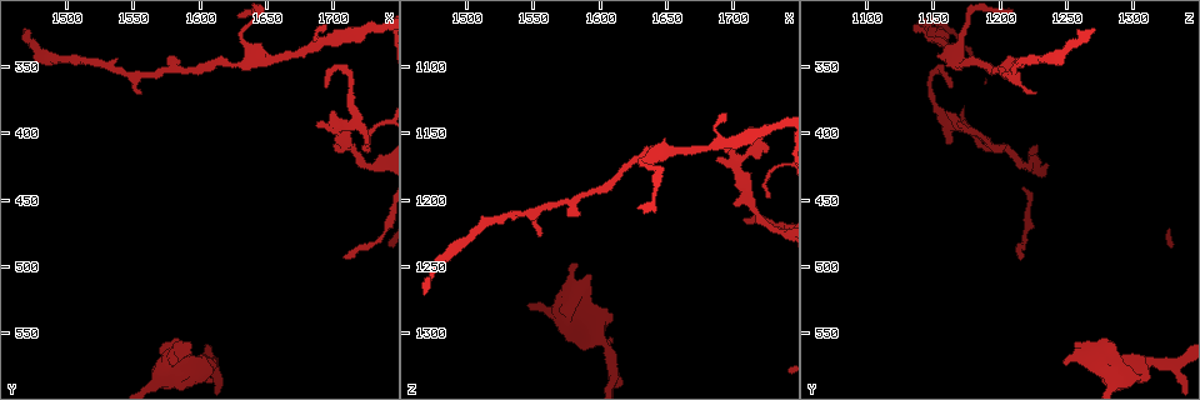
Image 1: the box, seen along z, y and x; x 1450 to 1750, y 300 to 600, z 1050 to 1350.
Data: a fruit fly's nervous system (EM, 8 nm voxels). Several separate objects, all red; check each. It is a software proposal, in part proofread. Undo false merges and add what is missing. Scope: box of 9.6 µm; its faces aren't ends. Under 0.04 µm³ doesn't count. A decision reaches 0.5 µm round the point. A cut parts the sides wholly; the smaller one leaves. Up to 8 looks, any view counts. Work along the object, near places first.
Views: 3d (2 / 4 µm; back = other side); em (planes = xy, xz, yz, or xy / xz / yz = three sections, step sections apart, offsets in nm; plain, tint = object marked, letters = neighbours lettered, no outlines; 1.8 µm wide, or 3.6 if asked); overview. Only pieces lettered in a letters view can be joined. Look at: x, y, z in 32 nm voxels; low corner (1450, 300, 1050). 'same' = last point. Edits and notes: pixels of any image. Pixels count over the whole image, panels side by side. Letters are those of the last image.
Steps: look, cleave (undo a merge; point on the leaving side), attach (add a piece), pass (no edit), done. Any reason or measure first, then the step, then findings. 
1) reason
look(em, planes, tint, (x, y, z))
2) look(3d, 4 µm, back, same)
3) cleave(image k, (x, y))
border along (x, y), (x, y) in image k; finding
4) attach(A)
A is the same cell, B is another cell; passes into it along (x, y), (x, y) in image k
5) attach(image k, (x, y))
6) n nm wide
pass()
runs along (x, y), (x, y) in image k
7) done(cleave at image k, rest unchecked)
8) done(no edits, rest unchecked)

thin end
look(em, xy, step 4, letters, (1552, 370, 1226))

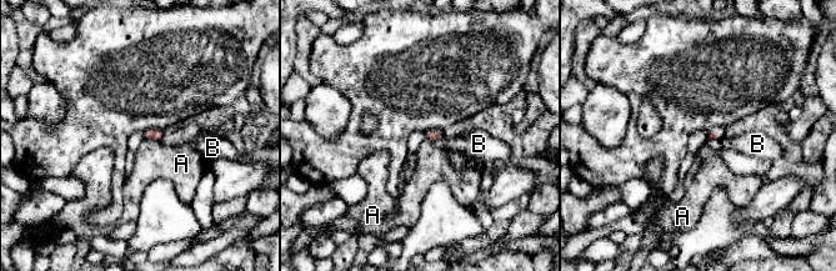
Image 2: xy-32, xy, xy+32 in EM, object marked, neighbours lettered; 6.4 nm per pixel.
cut it another way
look(em, planes, letters, same)

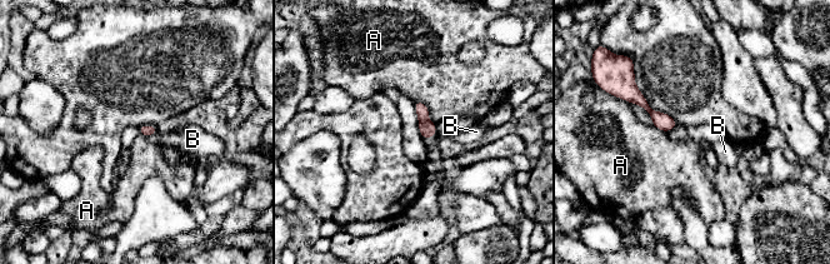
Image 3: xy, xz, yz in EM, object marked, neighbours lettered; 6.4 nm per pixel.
pass()
A and B are other cells; runs along (633, 89), (660, 120), (671, 124) in image 3; none of them fits

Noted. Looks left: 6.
long arm stops here
look(3d, 2 µm, back, (1470, 320, 1270))

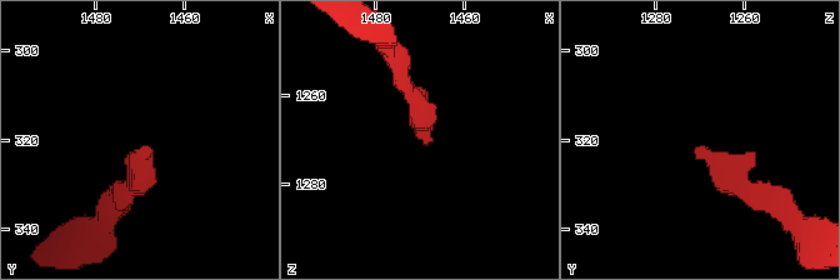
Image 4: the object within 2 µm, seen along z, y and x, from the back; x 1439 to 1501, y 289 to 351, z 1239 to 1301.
now the EM
look(em, planes, letters, (1468, 322, 1271))

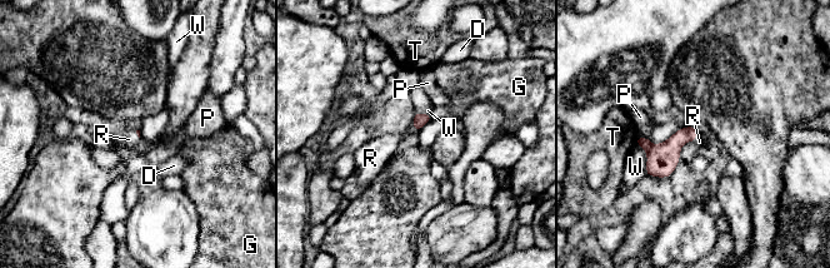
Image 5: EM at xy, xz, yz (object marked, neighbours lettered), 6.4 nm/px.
attach(R)
R is the same cell, D, G, P, T and W are other cells; passes into it along (419, 119), (414, 127), (381, 148) in image 5; it goes on there

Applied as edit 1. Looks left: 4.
look(overview)

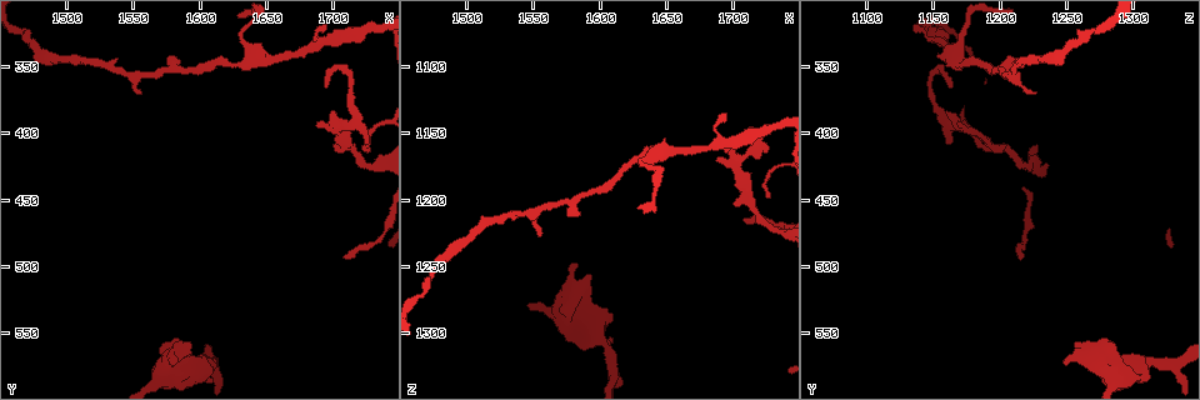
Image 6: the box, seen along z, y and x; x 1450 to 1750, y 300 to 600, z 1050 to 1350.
an open end
look(em, yz, step 4, letters, (1584, 572, 1250))

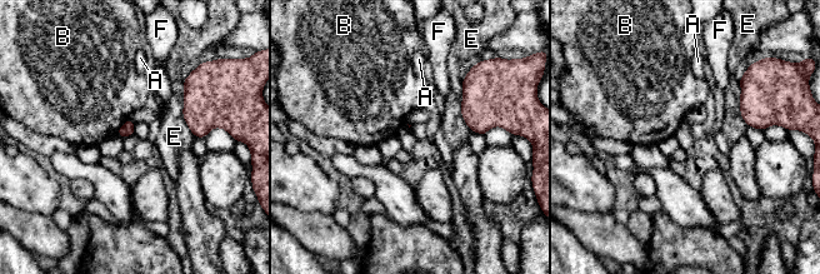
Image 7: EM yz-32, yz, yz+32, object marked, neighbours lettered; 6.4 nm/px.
look(em, planes, letters, same)

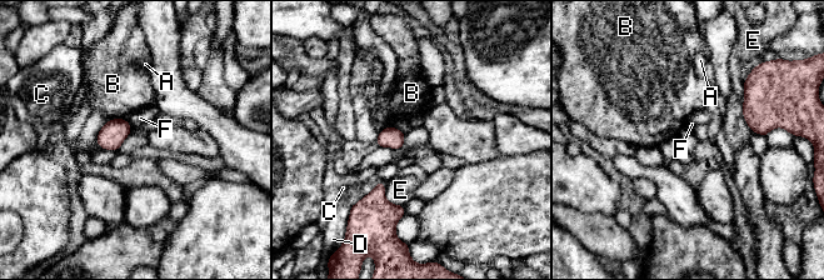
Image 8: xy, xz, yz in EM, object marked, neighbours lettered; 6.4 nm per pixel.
pass()
A, B, C, D, E and F are other cells; border along (124, 119), (133, 126) in image 8; no lettered piece goes on from it

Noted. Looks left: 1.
done(attach at image 5, rest unchecked)

